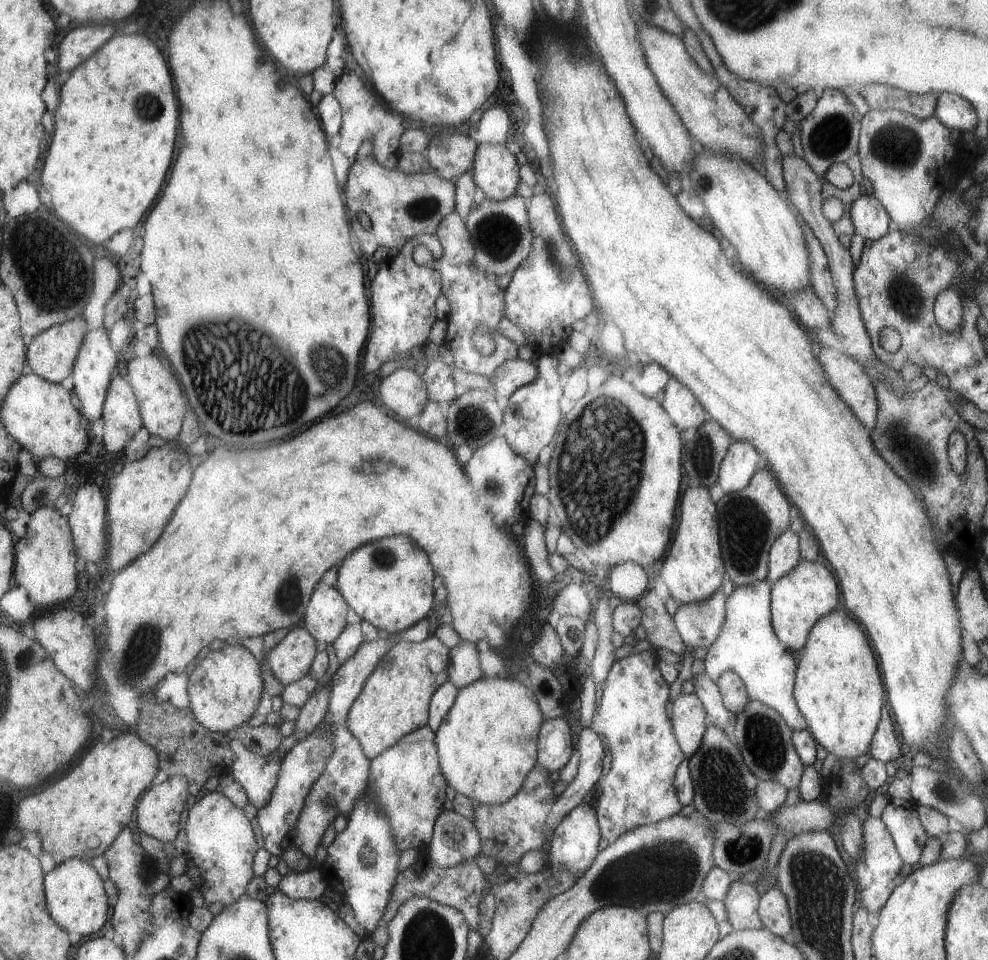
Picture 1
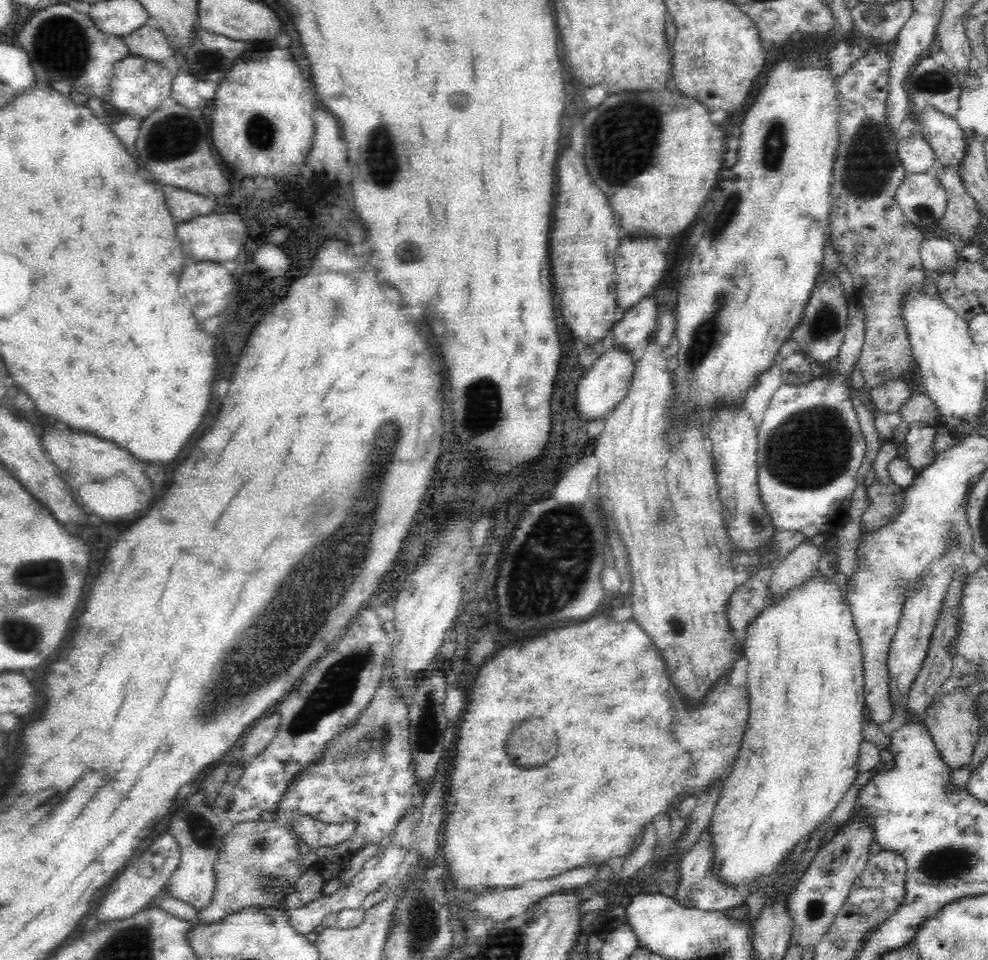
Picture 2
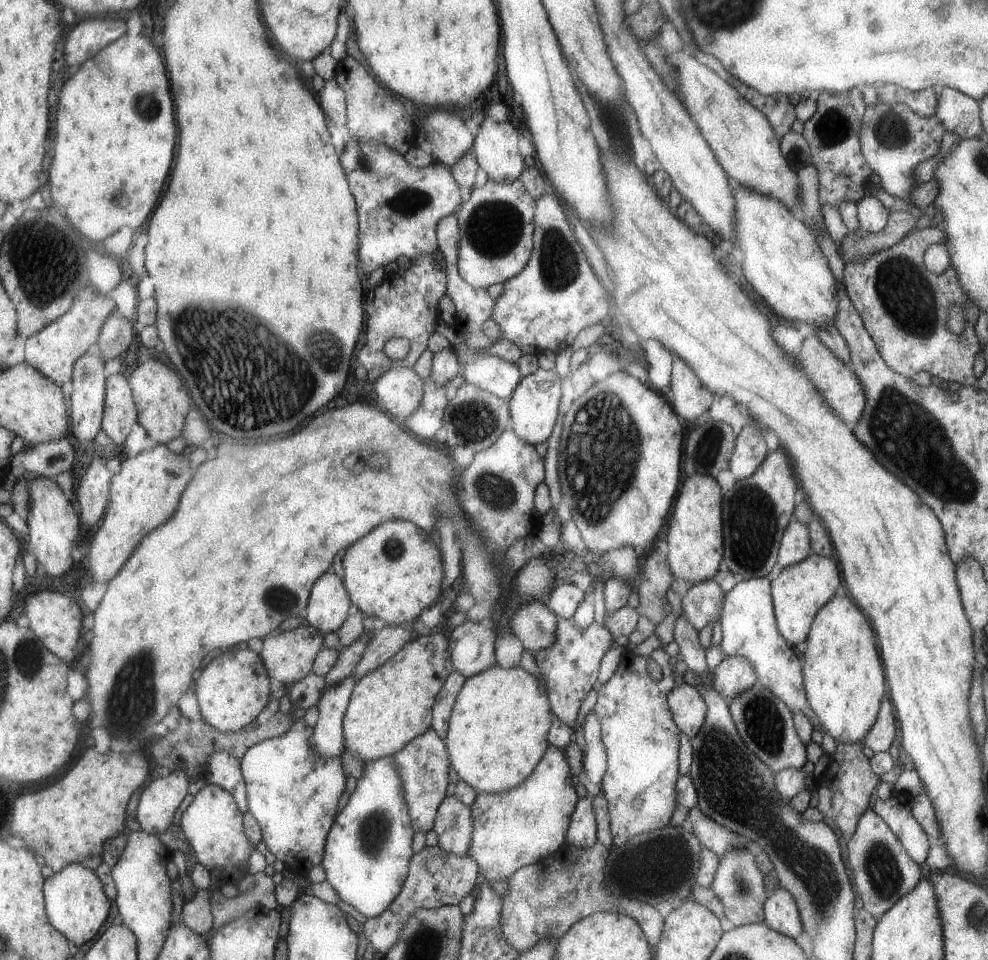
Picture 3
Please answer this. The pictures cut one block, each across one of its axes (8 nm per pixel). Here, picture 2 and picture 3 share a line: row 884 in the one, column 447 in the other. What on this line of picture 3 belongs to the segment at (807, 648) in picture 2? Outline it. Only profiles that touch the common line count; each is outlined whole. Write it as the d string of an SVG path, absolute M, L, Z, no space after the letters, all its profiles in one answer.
M493 666L491 670L469 678L457 698L453 718L449 722L449 732L445 738L451 754L451 764L457 776L465 780L469 786L473 786L479 794L511 792L519 788L523 782L531 780L531 774L535 772L535 768L539 768L543 756L547 756L547 750L551 748L549 732L553 722L555 716L553 716L549 688L545 688L537 676L533 676L525 668L509 670L505 666Z

